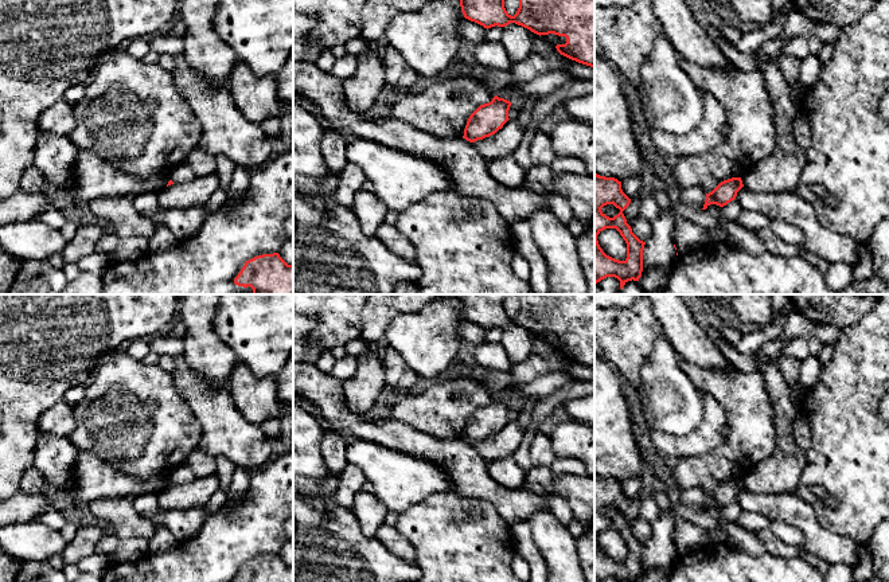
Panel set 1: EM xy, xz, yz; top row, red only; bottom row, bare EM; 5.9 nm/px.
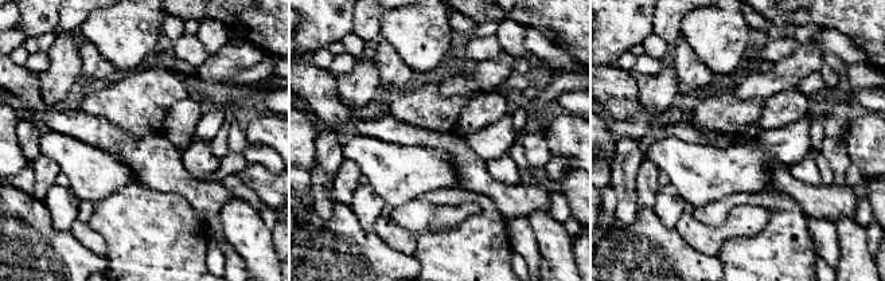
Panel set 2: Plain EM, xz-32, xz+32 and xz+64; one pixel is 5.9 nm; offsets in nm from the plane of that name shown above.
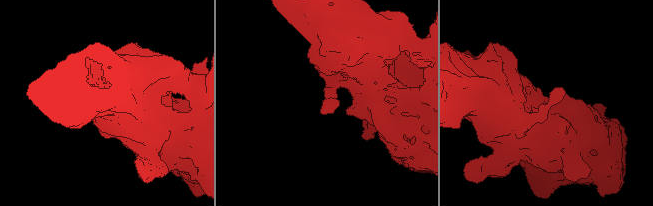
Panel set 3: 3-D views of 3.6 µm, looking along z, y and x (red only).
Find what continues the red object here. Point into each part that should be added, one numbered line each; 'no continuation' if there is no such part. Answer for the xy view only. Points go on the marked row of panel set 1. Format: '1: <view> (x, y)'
no continuation

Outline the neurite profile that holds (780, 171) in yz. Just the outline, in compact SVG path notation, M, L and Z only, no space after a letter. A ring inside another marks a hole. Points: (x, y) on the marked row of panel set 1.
M776 56L757 69L763 73L772 101L777 141L773 152L749 169L741 180L744 187L755 192L796 191L807 163L806 151L799 147L792 133L798 109L791 101L789 86Z

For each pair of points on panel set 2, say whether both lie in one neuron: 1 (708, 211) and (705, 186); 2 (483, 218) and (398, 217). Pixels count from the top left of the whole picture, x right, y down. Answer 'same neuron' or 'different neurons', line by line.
1: different neurons
2: same neuron

